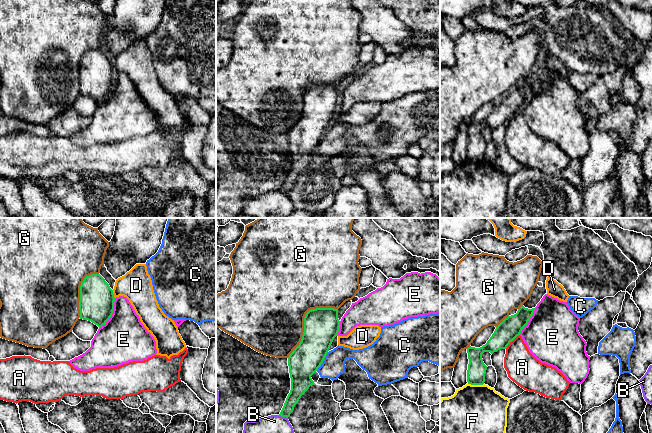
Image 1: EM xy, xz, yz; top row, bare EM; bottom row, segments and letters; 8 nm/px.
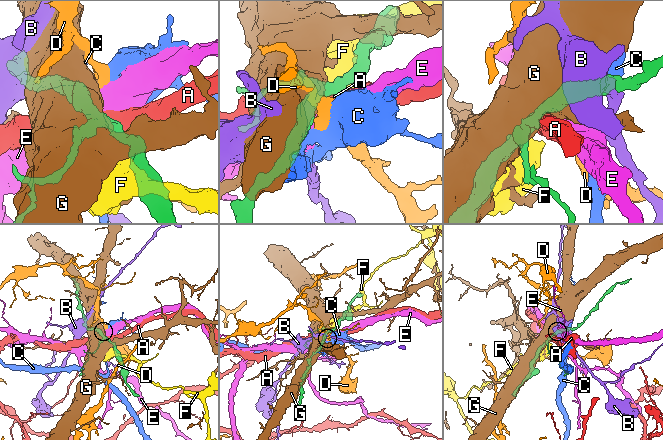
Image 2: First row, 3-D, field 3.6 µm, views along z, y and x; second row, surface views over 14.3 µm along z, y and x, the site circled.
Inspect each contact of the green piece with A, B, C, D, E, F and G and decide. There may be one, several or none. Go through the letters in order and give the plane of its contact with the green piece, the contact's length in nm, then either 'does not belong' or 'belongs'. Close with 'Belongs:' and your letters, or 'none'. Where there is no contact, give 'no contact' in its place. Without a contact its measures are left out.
A: contact in yz; length 170 nm; does not belong
B: contact in xz; length 80 nm; does not belong
C: contact in xz; length 180 nm; does not belong
D: contact in xy; length 70 nm; does not belong
E: contact in xy; length 280 nm; does not belong
F: contact in yz; length 130 nm; does not belong
G: contact in xz; length 550 nm; does not belong
Belongs: none

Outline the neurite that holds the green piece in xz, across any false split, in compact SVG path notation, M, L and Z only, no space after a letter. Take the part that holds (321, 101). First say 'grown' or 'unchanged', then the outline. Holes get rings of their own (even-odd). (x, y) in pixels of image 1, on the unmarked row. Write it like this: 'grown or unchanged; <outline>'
unchanged; M316 84L306 89L301 118L288 133L291 166L280 192L288 194L301 172L315 160L311 152L323 139L339 104L338 85Z

